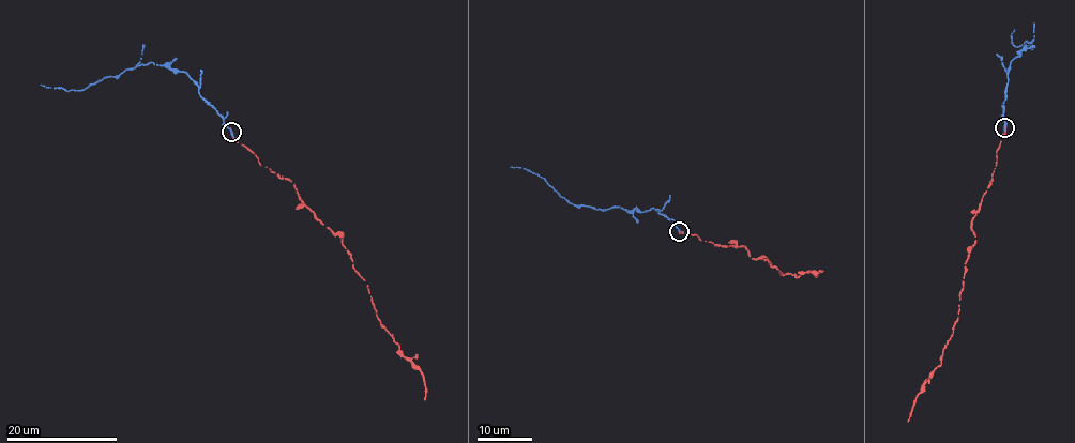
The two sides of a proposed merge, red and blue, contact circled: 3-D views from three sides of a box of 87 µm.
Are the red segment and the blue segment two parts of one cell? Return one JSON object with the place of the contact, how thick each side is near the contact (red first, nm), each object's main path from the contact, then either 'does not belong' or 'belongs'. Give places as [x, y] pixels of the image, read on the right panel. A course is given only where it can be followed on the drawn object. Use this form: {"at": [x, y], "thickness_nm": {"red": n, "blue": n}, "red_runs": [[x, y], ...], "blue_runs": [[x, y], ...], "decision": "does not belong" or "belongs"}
{"at": [1004, 127], "thickness_nm": {"red": 200, "blue": 320}, "red_runs": [[1005, 127], [990, 182], [972, 218], [975, 240], [966, 261], [953, 335], [940, 365], [917, 395], [908, 422]], "blue_runs": [[1005, 127], [1002, 106], [1011, 61], [1020, 55], [1025, 41], [1033, 46], [1012, 45], [1015, 30]], "decision": "belongs"}

